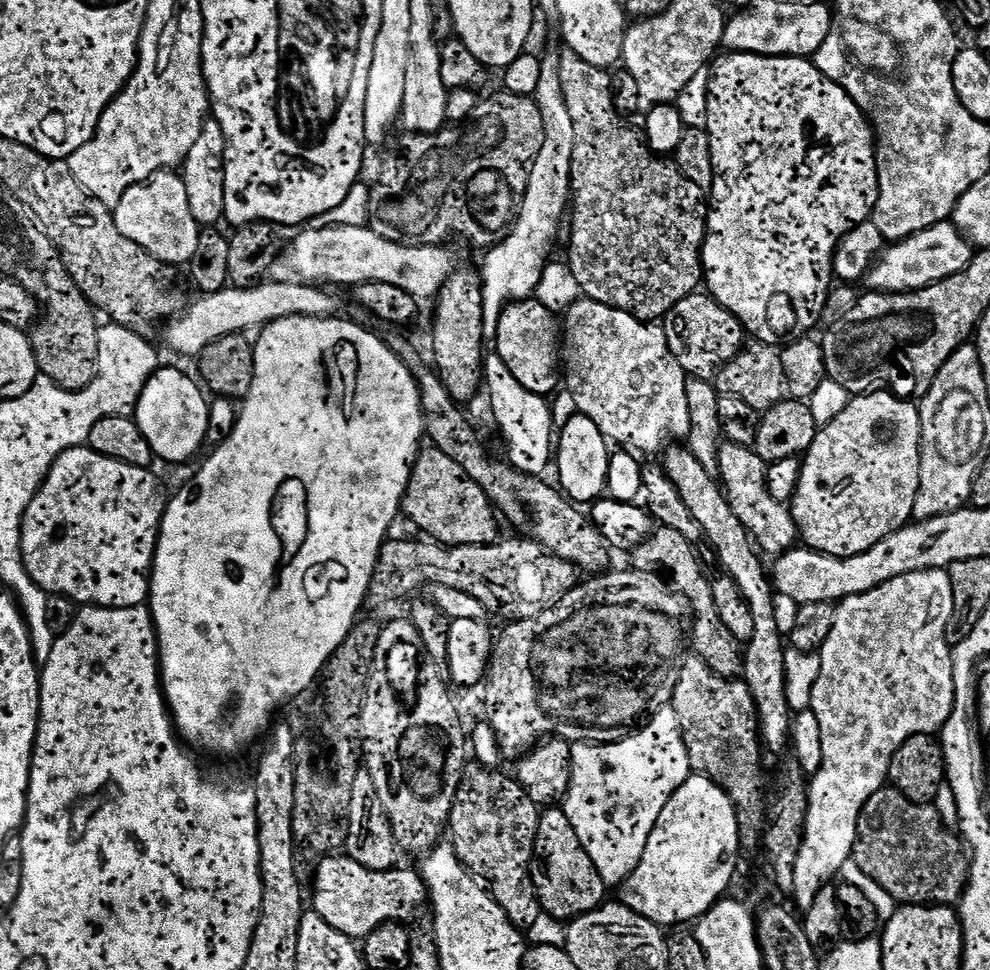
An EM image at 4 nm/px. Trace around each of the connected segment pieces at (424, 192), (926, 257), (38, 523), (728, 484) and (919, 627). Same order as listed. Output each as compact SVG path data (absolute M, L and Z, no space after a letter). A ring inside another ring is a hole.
M500 90L497 96L492 96L489 100L481 99L476 109L470 113L462 126L445 126L432 135L404 134L402 136L400 145L385 158L384 165L381 166L380 173L376 176L376 185L374 183L371 185L367 227L371 228L374 234L399 244L434 244L440 246L448 242L444 240L450 239L451 236L461 236L462 239L477 244L478 247L482 248L481 250L492 249L500 243L513 229L513 225L519 218L520 207L527 192L528 174L543 146L542 115L535 99L531 96L519 96L507 90Z
M946 219L910 238L889 243L867 271L867 287L874 292L917 292L954 274L962 274L962 270L970 266L973 255L972 243L957 230L951 219Z
M89 446L62 453L38 494L34 494L22 522L22 554L30 578L49 594L67 596L80 606L141 607L150 596L152 559L156 557L156 539L166 507L164 488L153 472L126 466L120 460L103 459Z
M727 442L721 445L718 460L720 464L718 476L728 505L737 515L738 520L746 526L756 546L765 555L768 553L770 556L784 555L789 549L795 547L799 539L799 532L791 509L785 504L778 503L770 495L766 482L767 461L764 461L755 449Z
M935 568L928 571L914 571L904 574L901 578L891 579L882 586L866 594L848 596L838 606L839 610L834 614L834 626L825 644L818 651L820 658L820 673L818 682L814 682L814 694L812 695L811 711L818 714L818 722L822 725L822 766L815 776L811 777L808 784L808 813L804 823L804 838L800 843L798 858L794 870L794 882L791 895L796 896L795 907L807 910L814 906L814 900L823 888L833 883L832 879L844 868L844 863L852 860L852 851L856 845L858 834L858 818L866 806L866 802L879 788L885 787L889 779L888 771L894 754L907 740L915 736L930 736L939 733L944 723L950 718L954 710L954 662L952 661L953 645L948 643L948 627L950 618L954 614L954 592L952 575L947 569Z

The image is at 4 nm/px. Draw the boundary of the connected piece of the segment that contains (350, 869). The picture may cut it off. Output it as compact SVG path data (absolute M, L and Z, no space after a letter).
M347 854L325 856L317 864L320 865L316 868L316 881L312 884L311 907L322 918L326 918L326 922L330 922L334 930L351 936L357 942L363 941L365 936L369 936L383 924L411 921L429 899L428 887L425 886L423 877L419 871L413 869L412 872L408 868L402 869L403 867L390 872L372 872L366 866L354 862Z

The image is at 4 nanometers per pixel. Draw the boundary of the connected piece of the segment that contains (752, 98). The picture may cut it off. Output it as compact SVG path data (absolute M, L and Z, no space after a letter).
M728 52L717 55L710 69L712 76L709 82L706 131L710 138L710 154L714 158L714 182L710 189L708 233L704 236L702 253L706 292L726 310L730 310L734 318L738 318L749 337L780 346L785 342L807 337L812 332L811 328L819 322L820 315L825 315L828 296L834 287L836 248L848 232L872 219L872 211L878 202L876 137L868 123L868 117L856 105L854 98L850 98L850 94L846 94L842 86L823 76L811 59L802 56L759 56L749 52Z

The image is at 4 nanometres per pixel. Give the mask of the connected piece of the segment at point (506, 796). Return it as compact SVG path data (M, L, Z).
M475 760L465 765L462 782L459 783L454 806L451 807L448 830L453 836L450 837L450 842L464 867L490 887L492 895L502 906L503 912L510 918L512 924L521 930L529 930L528 928L534 927L540 916L542 917L540 900L536 898L536 887L533 886L531 878L533 850L542 810L513 777L506 778L499 772Z

